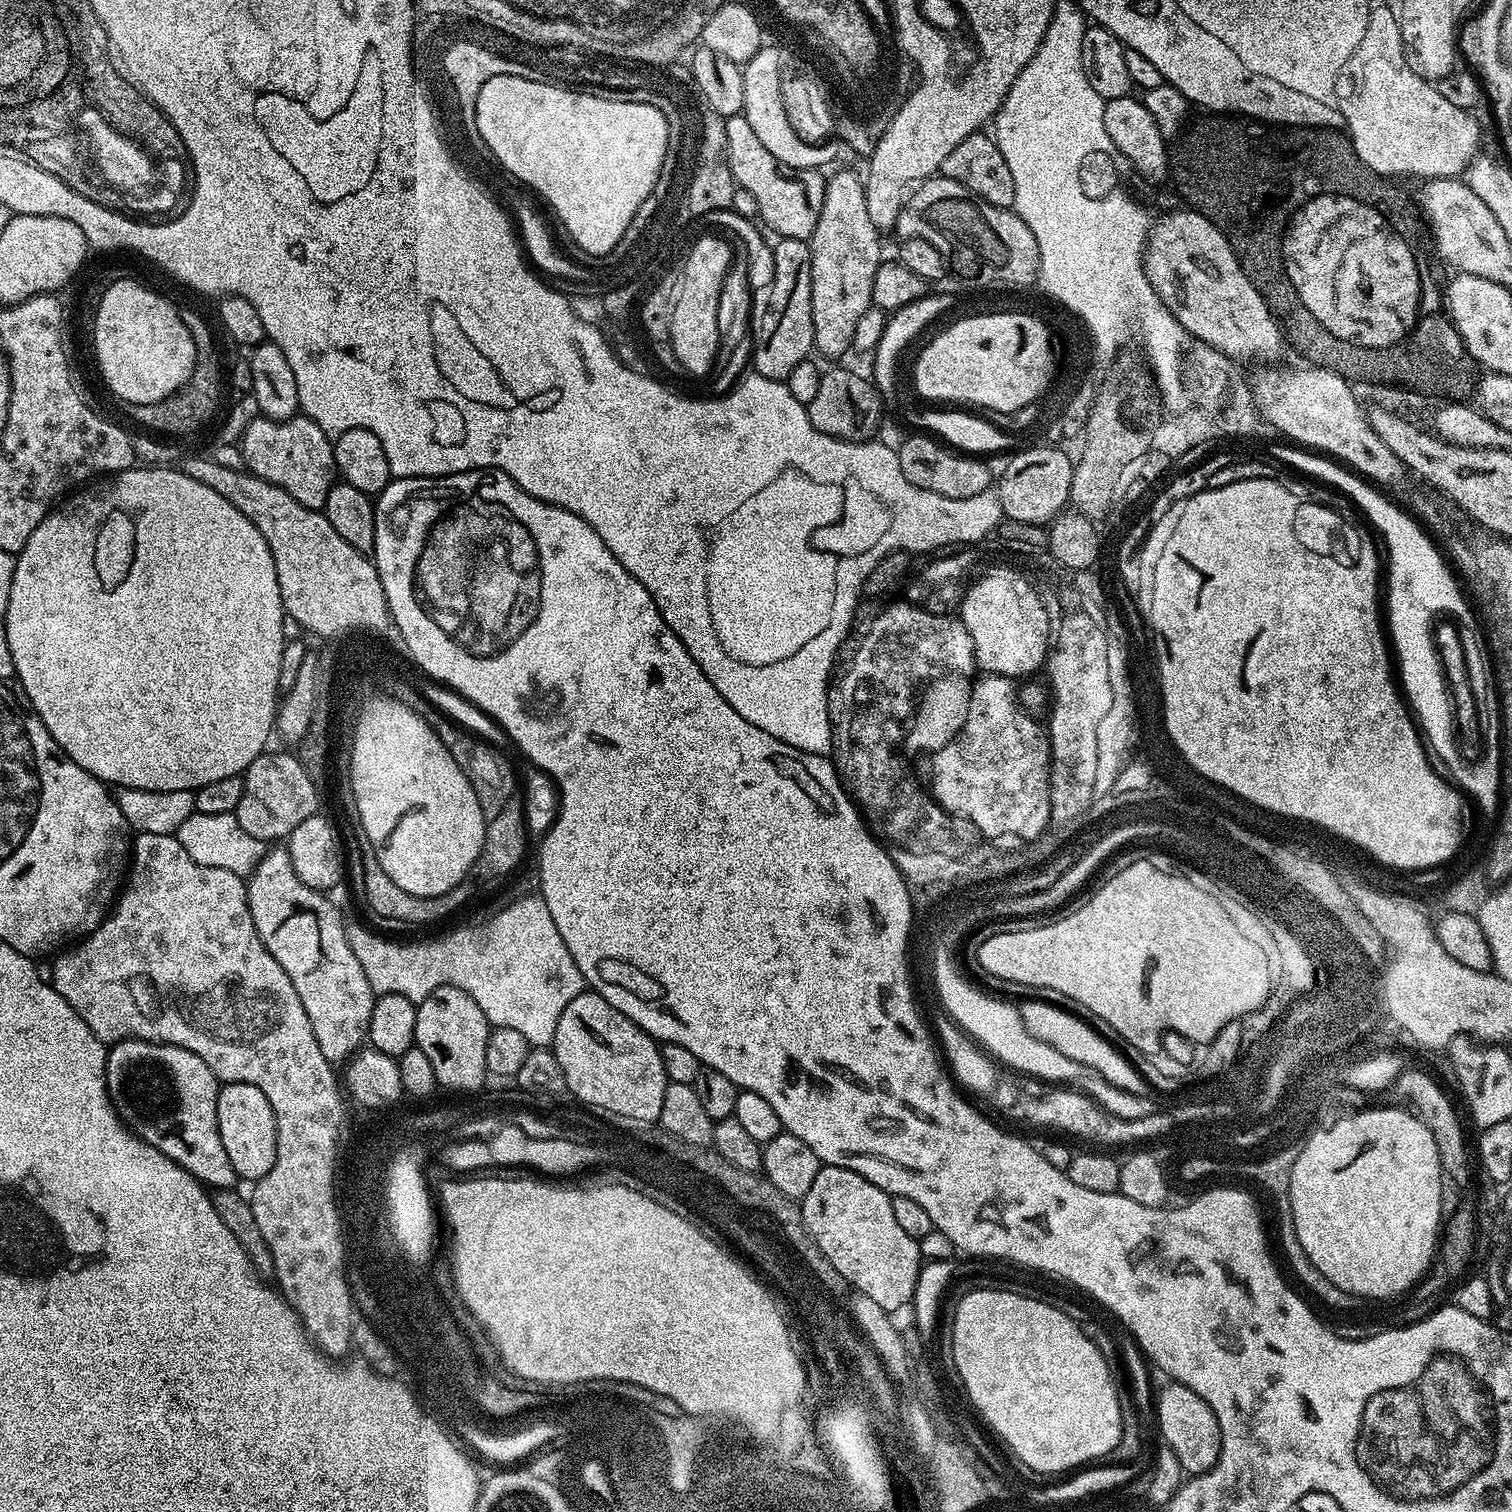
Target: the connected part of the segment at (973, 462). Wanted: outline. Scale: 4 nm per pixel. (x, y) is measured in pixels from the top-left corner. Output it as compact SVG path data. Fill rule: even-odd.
M918 435L922 436L912 436L898 444L900 472L906 474L906 478L915 488L930 490L946 498L974 498L993 487L994 472L992 476L991 470L983 464L983 459L975 455L961 454L937 442L931 435Z

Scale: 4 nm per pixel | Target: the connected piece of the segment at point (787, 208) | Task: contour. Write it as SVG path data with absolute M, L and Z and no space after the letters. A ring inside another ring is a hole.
M744 115L729 116L723 121L726 128L726 145L729 146L728 161L730 170L739 187L754 194L758 202L759 219L765 220L780 238L790 240L808 240L818 226L818 214L822 214L825 177L814 168L788 168L758 142L750 122Z

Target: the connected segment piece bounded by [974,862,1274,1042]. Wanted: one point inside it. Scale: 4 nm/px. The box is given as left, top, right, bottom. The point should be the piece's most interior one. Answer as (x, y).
(1148, 949)

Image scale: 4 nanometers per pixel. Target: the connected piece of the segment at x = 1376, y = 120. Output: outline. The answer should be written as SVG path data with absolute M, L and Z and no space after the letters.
M1373 7L1365 37L1337 74L1338 103L1344 104L1346 119L1352 120L1352 145L1361 162L1383 177L1396 178L1399 172L1425 178L1459 177L1481 151L1480 124L1471 111L1446 102L1435 83L1414 74L1411 63L1404 59L1401 31L1401 21L1393 9L1391 12L1388 8Z

